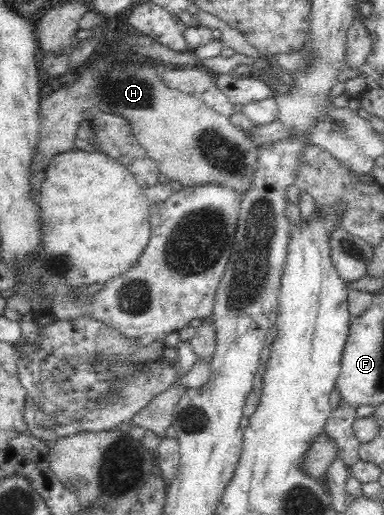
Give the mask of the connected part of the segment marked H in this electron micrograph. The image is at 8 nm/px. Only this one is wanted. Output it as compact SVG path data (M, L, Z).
M102 46L100 50L102 51L93 52L91 58L85 64L81 64L81 68L75 72L77 78L71 84L65 84L40 100L38 143L31 164L31 173L45 170L52 156L74 148L77 128L84 119L81 116L84 111L105 111L123 115L129 121L131 131L143 151L155 161L161 174L170 180L177 180L182 186L219 184L223 188L236 190L241 197L247 194L258 170L259 151L258 147L245 136L244 130L233 125L225 115L209 108L200 95L187 94L166 86L158 75L169 68L165 63L145 58L142 61L135 57L124 58L121 54L114 54L114 50L108 52L106 46Z

